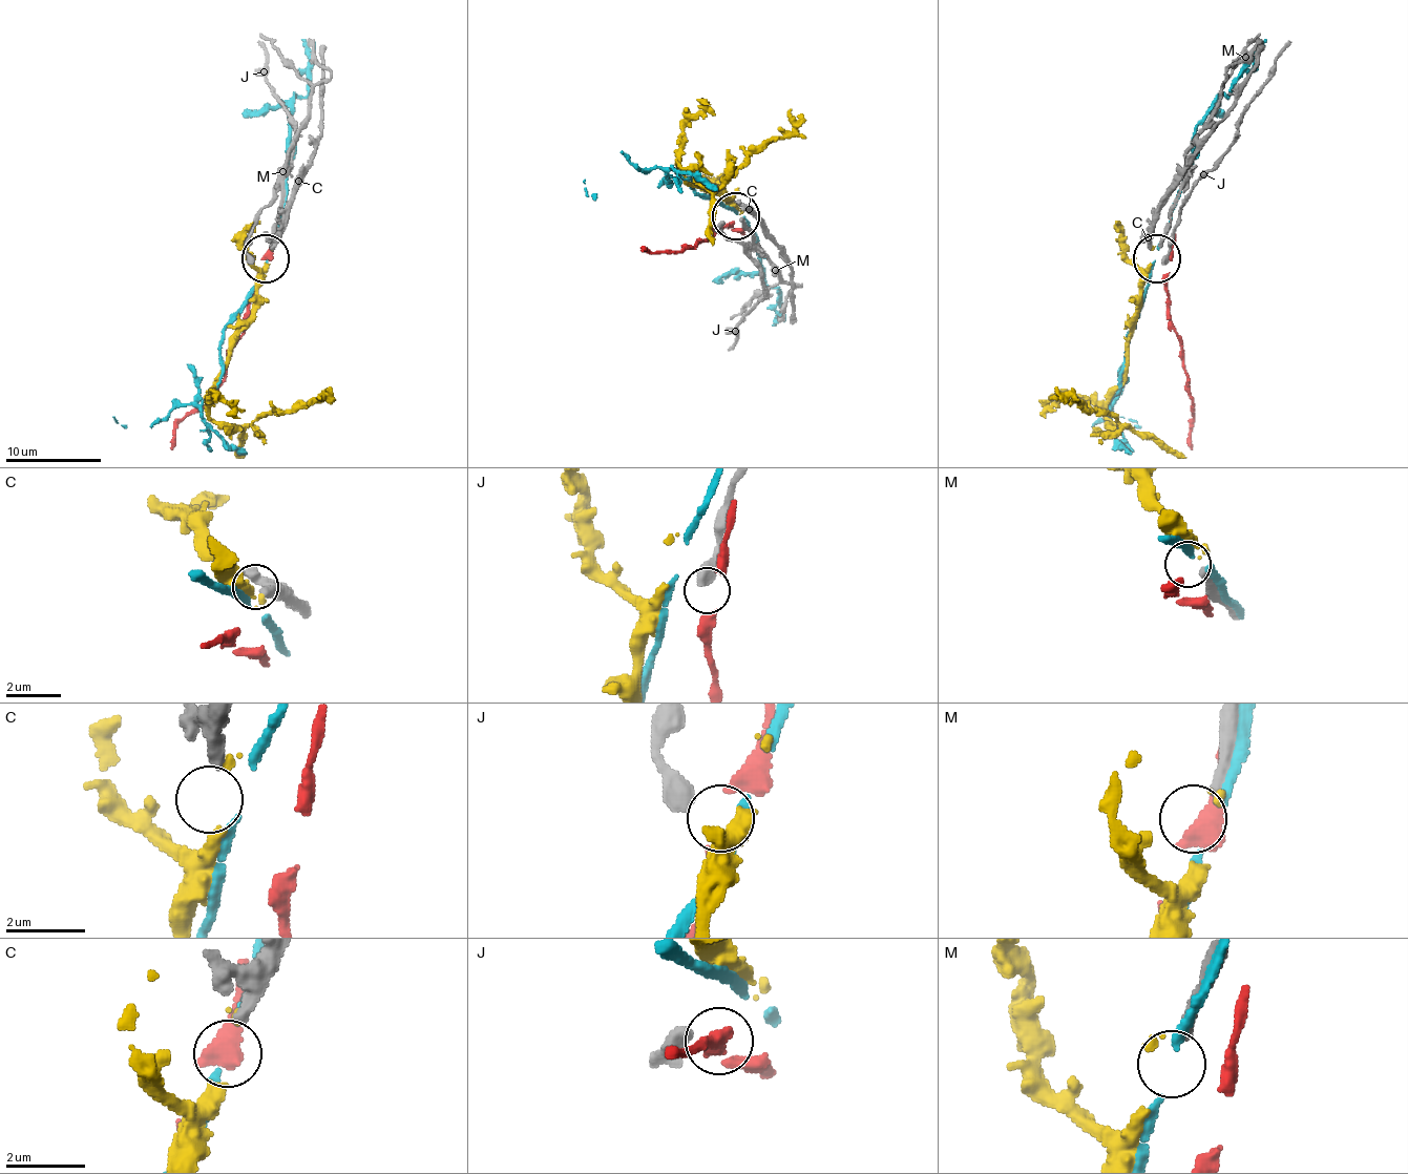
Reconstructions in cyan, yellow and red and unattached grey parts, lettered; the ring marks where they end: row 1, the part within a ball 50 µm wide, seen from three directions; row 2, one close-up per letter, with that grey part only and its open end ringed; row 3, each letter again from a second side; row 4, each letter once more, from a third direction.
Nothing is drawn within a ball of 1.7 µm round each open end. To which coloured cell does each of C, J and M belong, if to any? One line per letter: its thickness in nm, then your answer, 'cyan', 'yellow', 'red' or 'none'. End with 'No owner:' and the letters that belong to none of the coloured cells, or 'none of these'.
C: 300 nm | none
J: 460 nm | none
M: 280 nm | none
No owner: C, J, M

